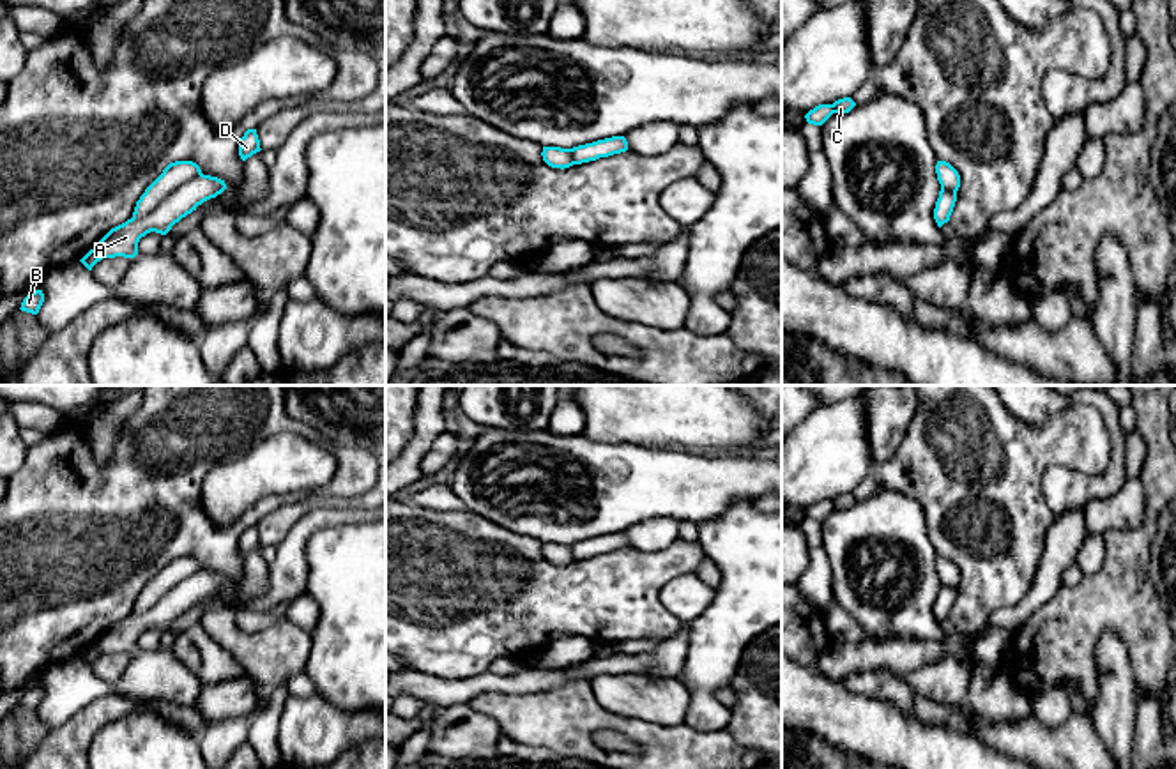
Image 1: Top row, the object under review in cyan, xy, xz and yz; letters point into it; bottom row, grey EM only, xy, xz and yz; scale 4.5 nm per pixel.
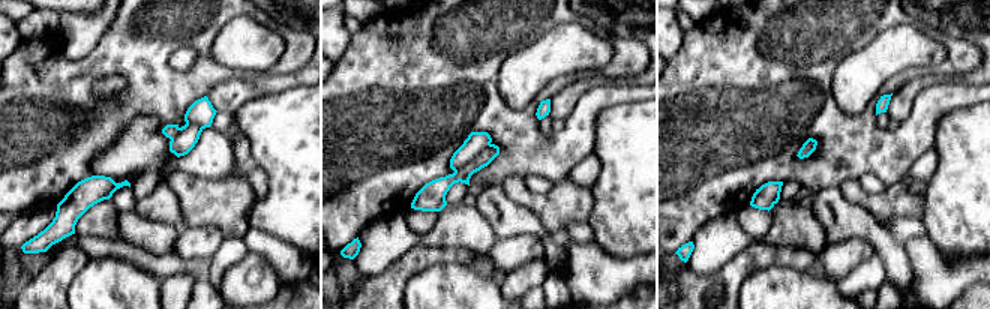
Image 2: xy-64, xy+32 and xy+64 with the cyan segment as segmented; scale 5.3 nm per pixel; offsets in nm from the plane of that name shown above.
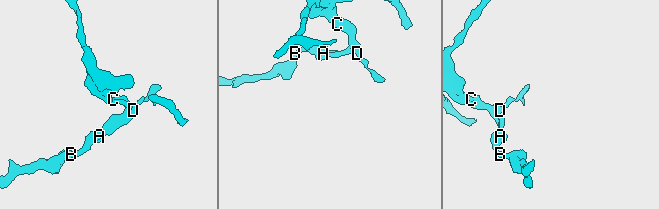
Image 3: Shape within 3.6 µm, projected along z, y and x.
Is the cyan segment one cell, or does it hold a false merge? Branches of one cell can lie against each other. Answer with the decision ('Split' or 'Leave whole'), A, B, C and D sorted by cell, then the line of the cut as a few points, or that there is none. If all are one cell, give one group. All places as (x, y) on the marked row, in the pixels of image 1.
Split. Groups: A / B C D. Split along xy (202, 174), (183, 182), (145, 214), (133, 218)

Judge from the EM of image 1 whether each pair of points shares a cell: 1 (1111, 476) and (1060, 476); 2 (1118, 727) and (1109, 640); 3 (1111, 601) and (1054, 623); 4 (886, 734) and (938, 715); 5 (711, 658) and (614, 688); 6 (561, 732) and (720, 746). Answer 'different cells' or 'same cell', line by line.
1: same cell
2: same cell
3: same cell
4: different cells
5: different cells
6: same cell

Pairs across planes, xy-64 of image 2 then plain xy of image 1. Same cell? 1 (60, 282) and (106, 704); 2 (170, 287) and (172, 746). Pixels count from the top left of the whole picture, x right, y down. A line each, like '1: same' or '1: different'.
1: same
2: different

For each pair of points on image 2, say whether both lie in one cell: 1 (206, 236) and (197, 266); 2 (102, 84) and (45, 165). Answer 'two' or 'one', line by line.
1: two
2: two

